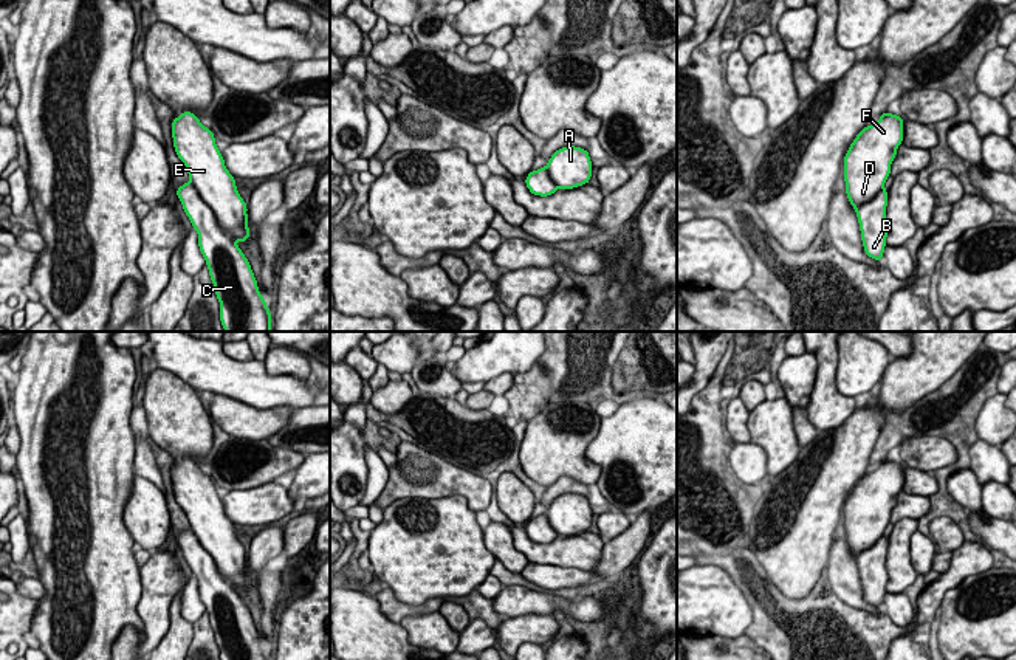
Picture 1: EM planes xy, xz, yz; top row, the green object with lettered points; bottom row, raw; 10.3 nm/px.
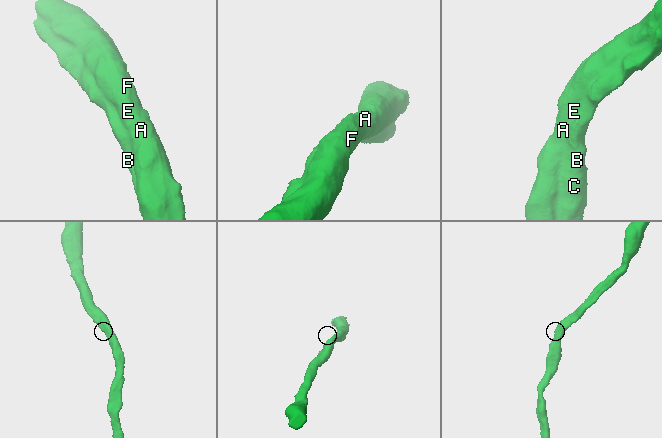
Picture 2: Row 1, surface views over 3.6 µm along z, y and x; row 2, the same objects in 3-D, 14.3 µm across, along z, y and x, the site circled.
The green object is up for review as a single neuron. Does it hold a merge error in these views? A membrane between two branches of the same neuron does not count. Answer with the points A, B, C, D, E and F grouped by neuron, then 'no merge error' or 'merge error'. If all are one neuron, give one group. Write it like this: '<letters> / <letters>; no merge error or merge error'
A B C D E F; no merge error

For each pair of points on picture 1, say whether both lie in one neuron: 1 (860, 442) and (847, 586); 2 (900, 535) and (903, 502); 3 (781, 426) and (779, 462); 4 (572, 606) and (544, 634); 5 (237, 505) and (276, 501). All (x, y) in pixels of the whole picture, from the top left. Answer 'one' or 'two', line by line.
1: two
2: two
3: one
4: two
5: one

